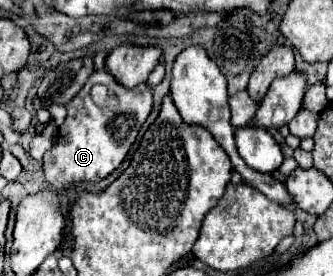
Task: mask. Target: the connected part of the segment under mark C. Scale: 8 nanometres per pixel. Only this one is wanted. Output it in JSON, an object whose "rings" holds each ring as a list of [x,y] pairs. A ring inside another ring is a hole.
{"rings":[[[105,69],[93,73],[89,81],[83,85],[83,89],[73,97],[67,105],[67,117],[63,125],[59,127],[59,143],[49,149],[43,157],[43,173],[47,183],[57,189],[65,191],[71,185],[81,185],[81,183],[99,183],[105,177],[109,177],[127,157],[129,149],[133,147],[139,129],[143,127],[145,119],[149,117],[153,109],[153,95],[151,89],[141,83],[135,89],[127,89],[119,85]],[[95,83],[105,85],[115,97],[117,97],[117,109],[111,111],[107,107],[97,107],[89,95],[91,87]]]}

